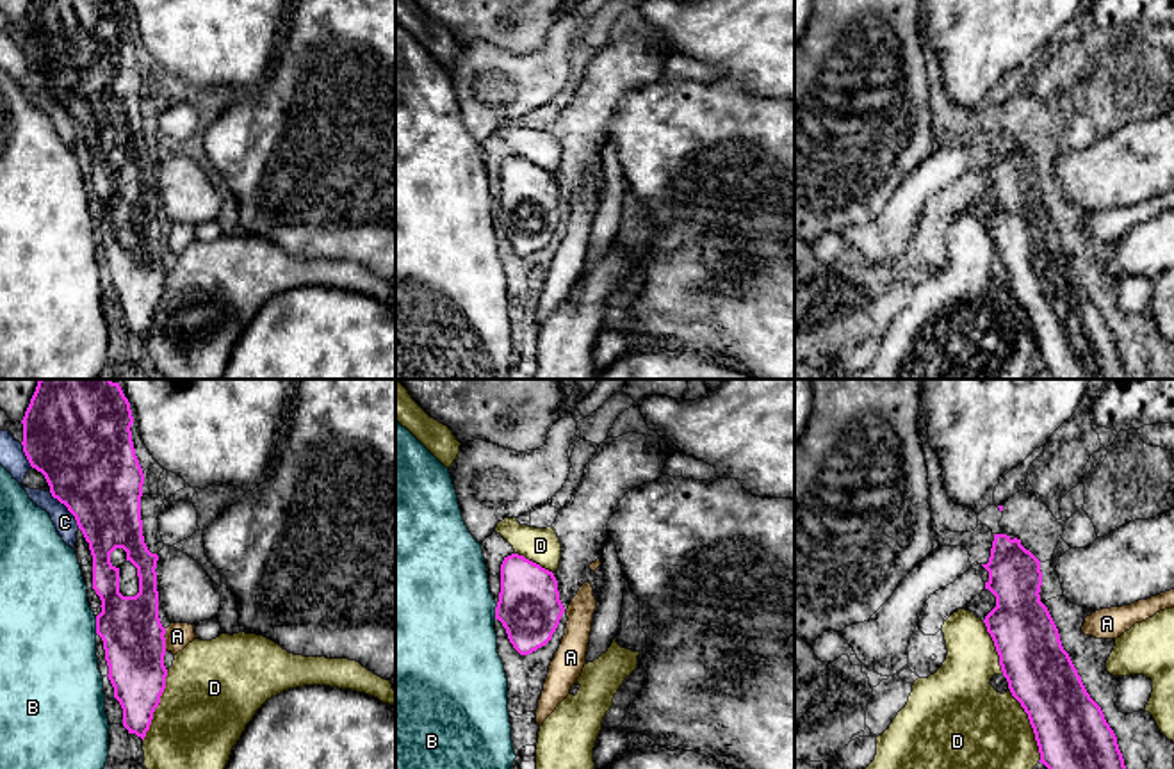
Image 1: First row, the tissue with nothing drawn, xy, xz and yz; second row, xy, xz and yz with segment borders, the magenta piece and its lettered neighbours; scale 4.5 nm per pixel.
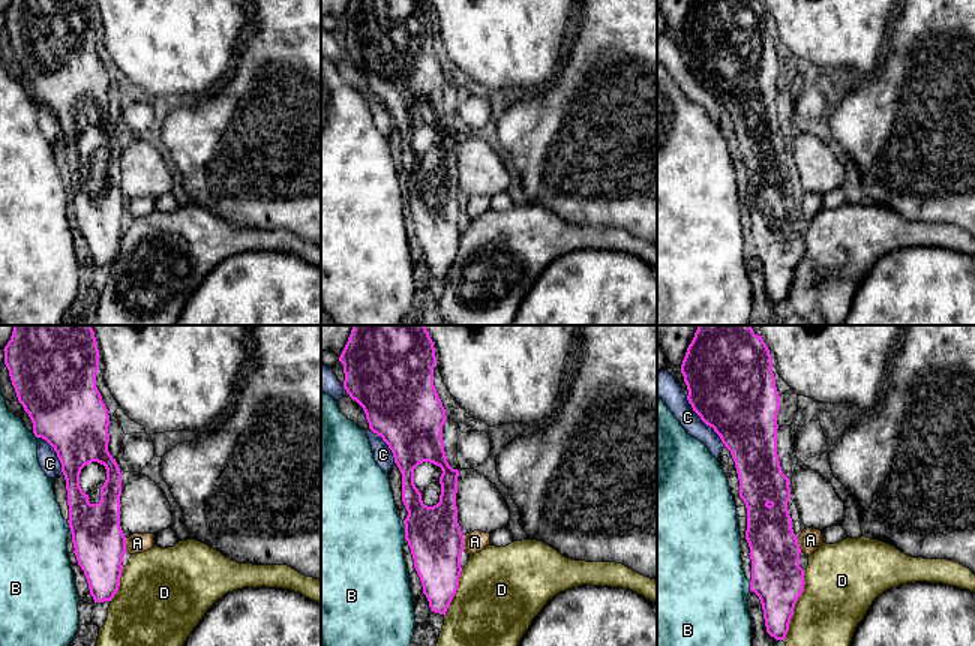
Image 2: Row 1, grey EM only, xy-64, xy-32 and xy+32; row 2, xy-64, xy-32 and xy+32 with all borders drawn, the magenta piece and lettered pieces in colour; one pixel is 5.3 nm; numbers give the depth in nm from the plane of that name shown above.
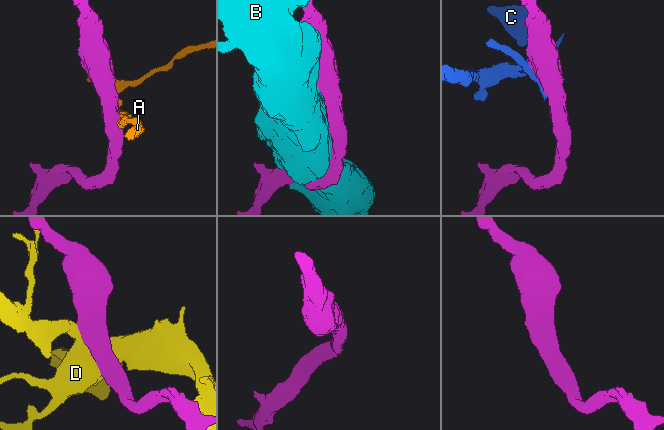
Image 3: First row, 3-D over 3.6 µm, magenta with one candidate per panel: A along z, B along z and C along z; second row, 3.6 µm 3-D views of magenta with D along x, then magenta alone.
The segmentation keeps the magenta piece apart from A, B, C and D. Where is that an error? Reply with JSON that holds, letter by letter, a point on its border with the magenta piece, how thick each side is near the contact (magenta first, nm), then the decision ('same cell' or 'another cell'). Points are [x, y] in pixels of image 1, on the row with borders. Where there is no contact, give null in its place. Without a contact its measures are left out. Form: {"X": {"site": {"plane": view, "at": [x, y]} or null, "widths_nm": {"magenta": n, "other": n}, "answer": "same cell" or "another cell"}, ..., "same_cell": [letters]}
{"A": {"site": {"plane": "xy", "at": [164, 639]}, "widths_nm": {"magenta": 280, "other": 110}, "answer": "another cell"}, "B": {"site": {"plane": "xy", "at": [97, 625]}, "widths_nm": {"magenta": 280, "other": 440}, "answer": "another cell"}, "C": {"site": {"plane": "xy", "at": [68, 509]}, "widths_nm": {"magenta": 420, "other": 100}, "answer": "another cell"}, "D": {"site": {"plane": "yz", "at": [1030, 723]}, "widths_nm": {"magenta": 320, "other": 380}, "answer": "another cell"}, "same_cell": []}

